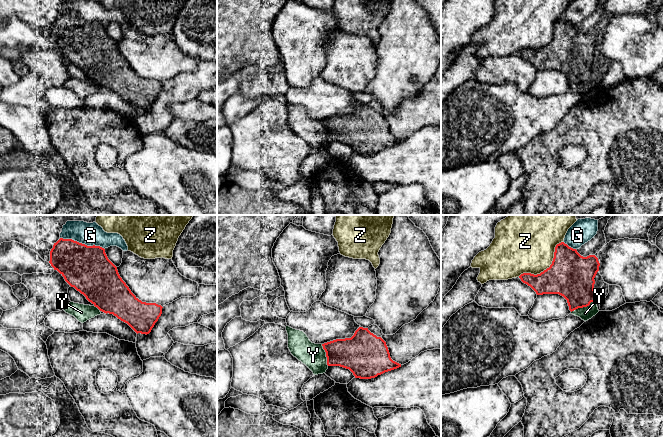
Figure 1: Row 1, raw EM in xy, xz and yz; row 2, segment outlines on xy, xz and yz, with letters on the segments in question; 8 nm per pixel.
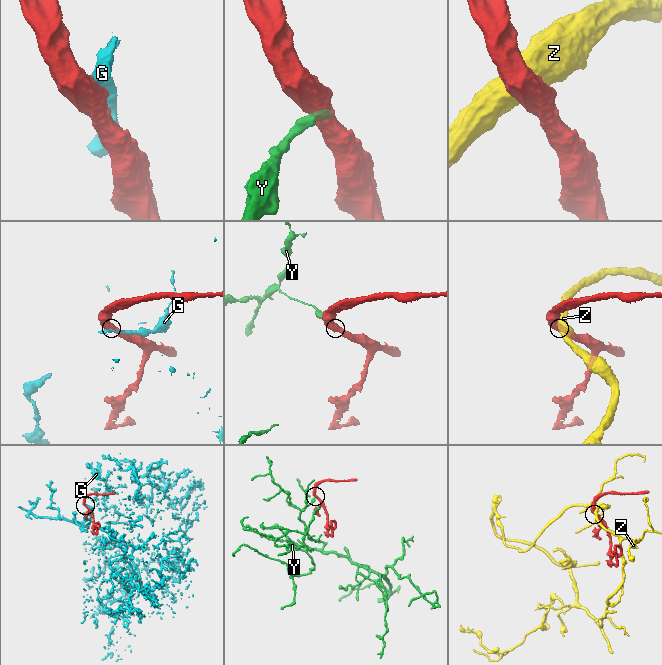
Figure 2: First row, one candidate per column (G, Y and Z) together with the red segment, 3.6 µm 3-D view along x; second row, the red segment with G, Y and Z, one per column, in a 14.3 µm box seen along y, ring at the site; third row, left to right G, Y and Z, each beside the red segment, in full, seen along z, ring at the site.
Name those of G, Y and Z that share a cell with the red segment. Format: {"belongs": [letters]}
{"belongs": []}

